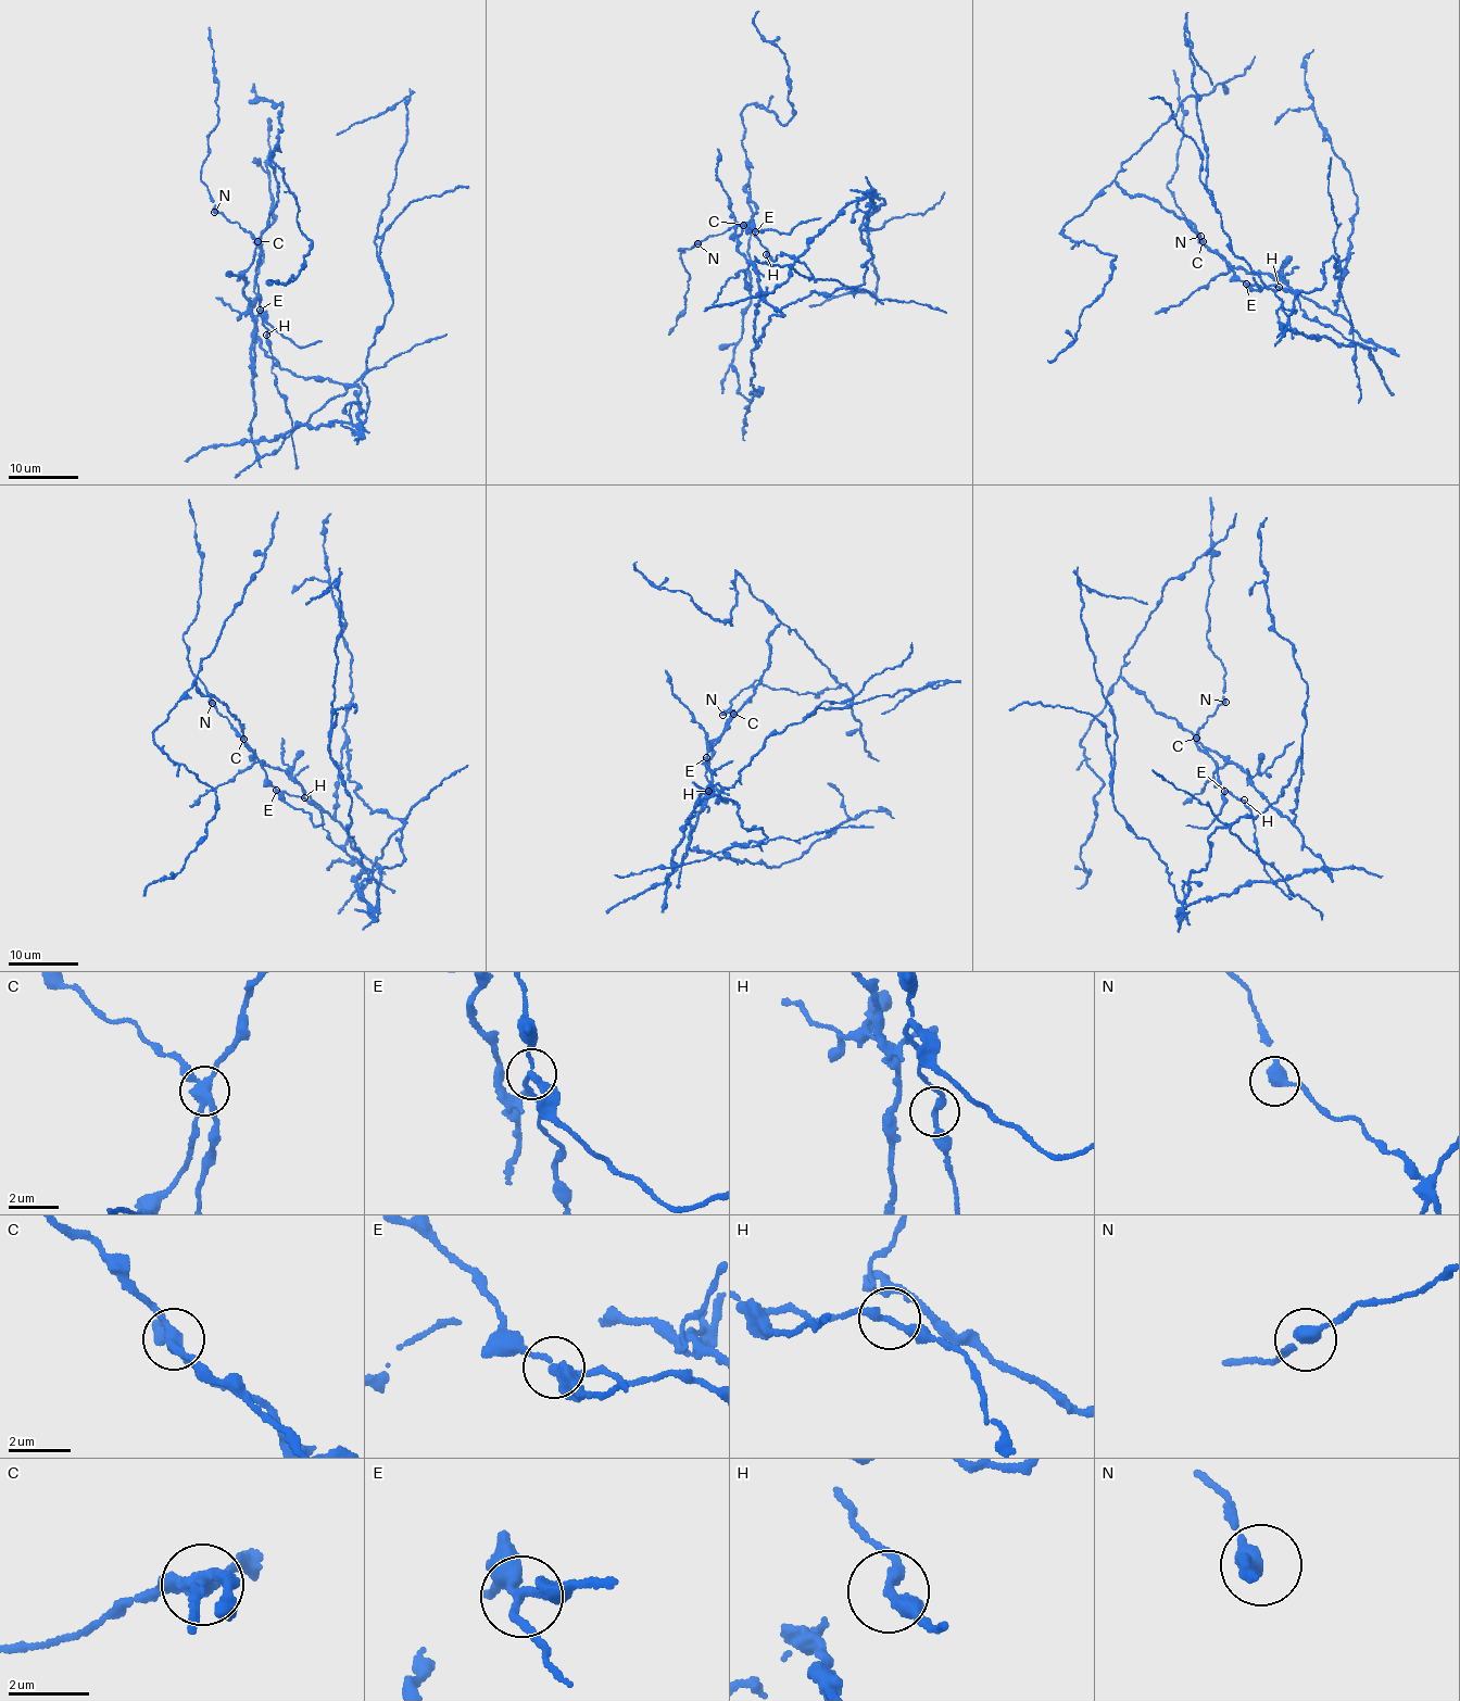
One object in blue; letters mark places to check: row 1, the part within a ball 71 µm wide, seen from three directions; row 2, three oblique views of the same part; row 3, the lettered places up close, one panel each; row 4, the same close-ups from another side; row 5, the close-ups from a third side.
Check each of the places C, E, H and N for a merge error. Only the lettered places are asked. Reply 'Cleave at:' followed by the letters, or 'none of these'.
Cleave at: C, E

